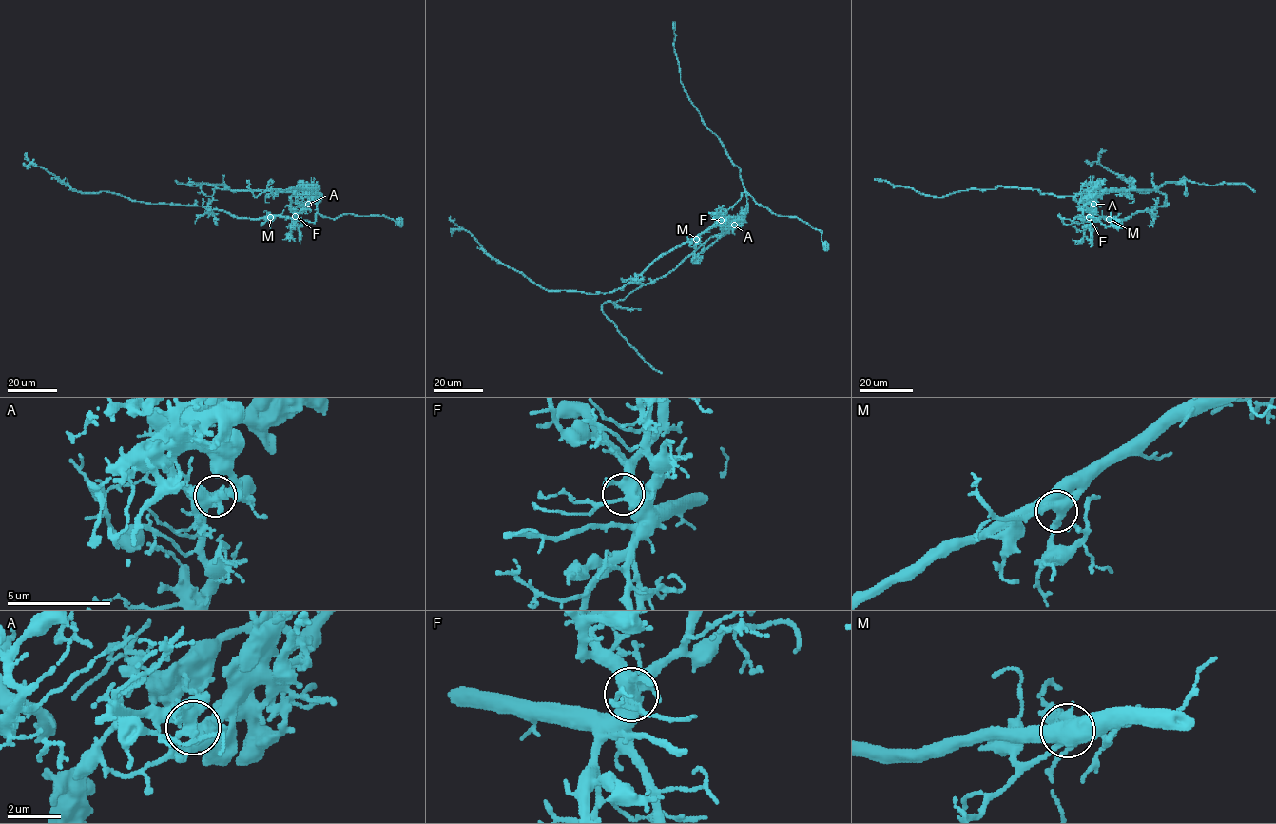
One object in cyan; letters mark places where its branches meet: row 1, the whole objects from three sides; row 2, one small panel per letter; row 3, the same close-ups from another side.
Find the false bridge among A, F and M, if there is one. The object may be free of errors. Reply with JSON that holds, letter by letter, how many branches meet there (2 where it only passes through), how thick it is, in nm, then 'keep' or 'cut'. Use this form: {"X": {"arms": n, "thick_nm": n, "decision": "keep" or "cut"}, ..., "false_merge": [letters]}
{"A": {"arms": 4, "thick_nm": 460, "decision": "cut"}, "F": {"arms": 4, "thick_nm": 480, "decision": "keep"}, "M": {"arms": 4, "thick_nm": 440, "decision": "keep"}, "false_merge": ["A"]}

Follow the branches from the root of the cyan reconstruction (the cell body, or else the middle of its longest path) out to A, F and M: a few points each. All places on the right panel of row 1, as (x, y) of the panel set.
A: (1115, 224), (1104, 225), (1094, 217), (1083, 215), (1073, 220), (1059, 216), (1066, 225), (1090, 221), (1093, 204)
F: (1115, 224), (1104, 225), (1094, 217), (1083, 215), (1073, 220), (1059, 215), (1066, 225), (1090, 221), (1089, 217)
M: (1115, 224), (1104, 225), (1094, 217), (1083, 215), (1073, 220), (1059, 215), (1066, 225), (1109, 219)

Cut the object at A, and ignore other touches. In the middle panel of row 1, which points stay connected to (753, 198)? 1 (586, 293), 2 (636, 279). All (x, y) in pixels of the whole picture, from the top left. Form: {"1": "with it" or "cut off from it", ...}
{"1": "with it", "2": "with it"}

